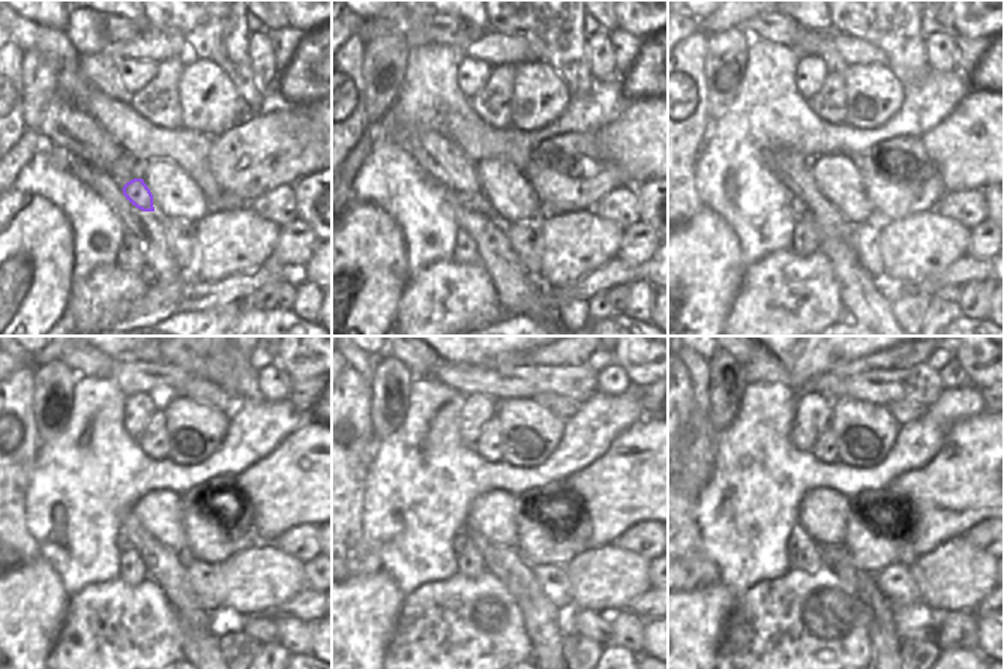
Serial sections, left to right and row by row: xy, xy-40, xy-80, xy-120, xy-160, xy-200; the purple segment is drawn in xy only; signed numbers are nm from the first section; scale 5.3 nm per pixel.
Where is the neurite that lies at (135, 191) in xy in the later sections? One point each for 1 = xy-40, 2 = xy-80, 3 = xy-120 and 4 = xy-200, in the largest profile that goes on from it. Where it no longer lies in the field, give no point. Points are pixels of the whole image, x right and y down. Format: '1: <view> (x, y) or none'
1: xy-40 (474, 201)
2: xy-80 (799, 209)
3: xy-120 (123, 543)
4: xy-200 (796, 540)

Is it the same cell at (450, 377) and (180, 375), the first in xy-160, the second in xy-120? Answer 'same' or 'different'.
same

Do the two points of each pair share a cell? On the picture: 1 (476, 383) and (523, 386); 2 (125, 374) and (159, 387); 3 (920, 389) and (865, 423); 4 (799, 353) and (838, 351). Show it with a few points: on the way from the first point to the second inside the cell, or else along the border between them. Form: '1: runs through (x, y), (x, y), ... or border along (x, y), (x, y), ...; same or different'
1: runs through (488, 383), (511, 383); same
2: runs through (134, 377), (150, 378); same
3: border along (850, 398), (884, 407); different
4: runs through (808, 351), (829, 351); same

